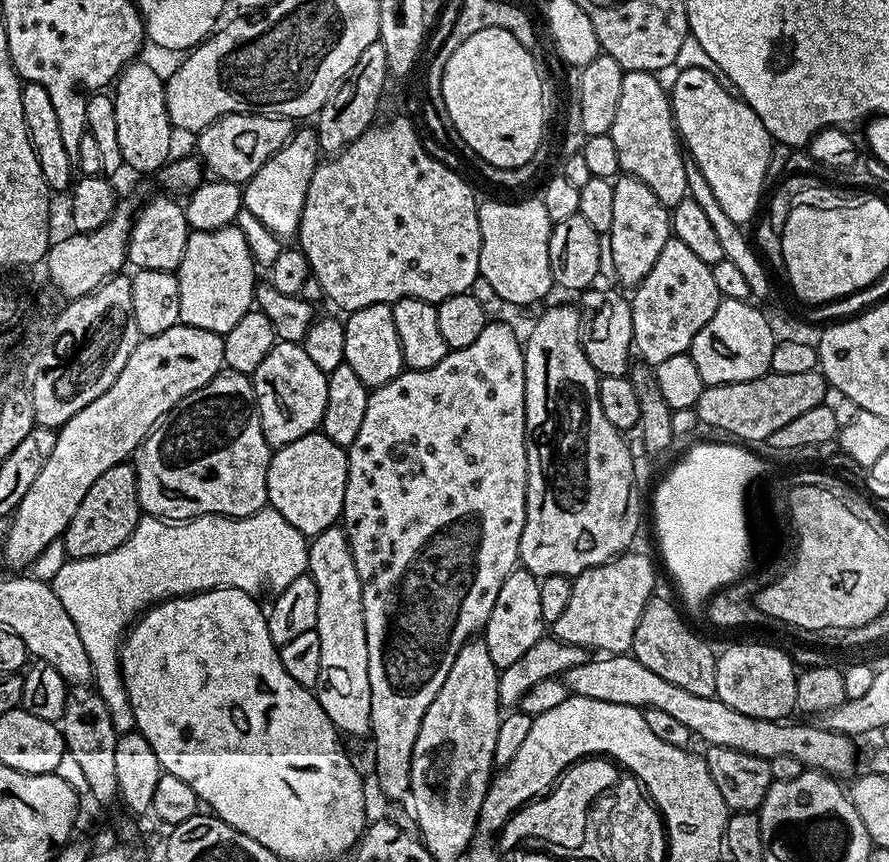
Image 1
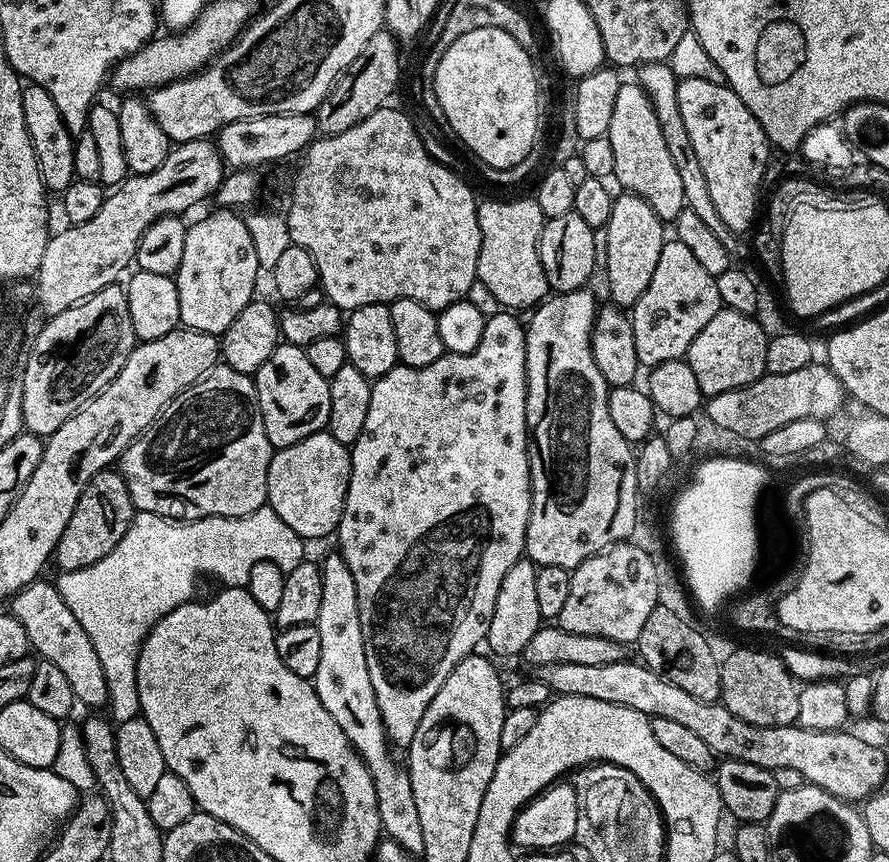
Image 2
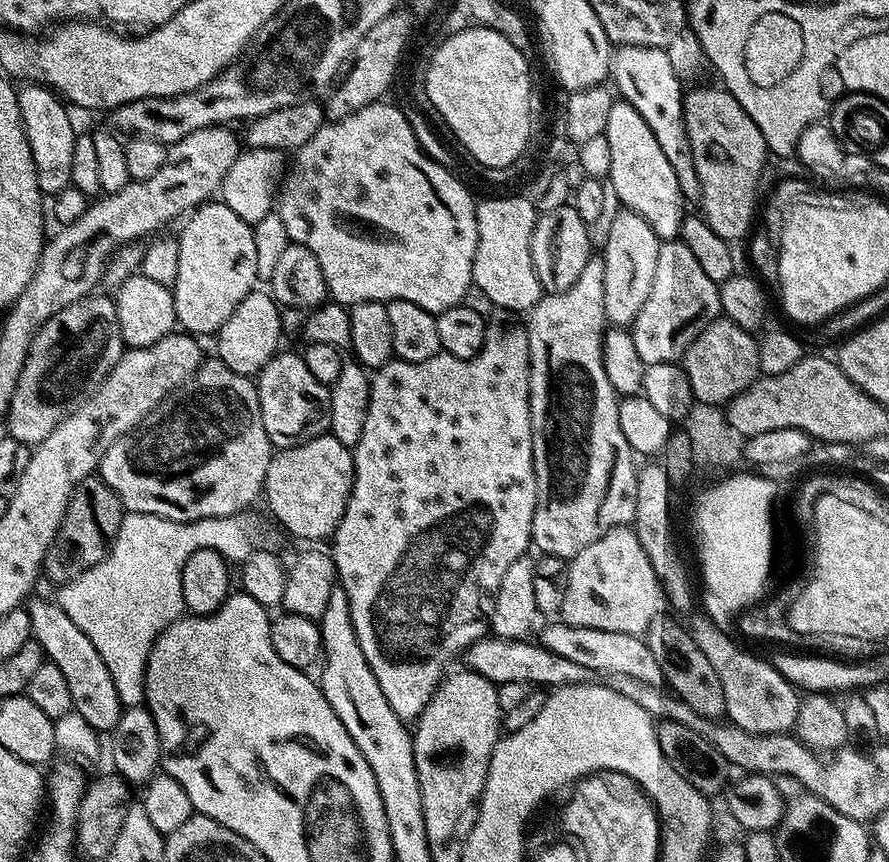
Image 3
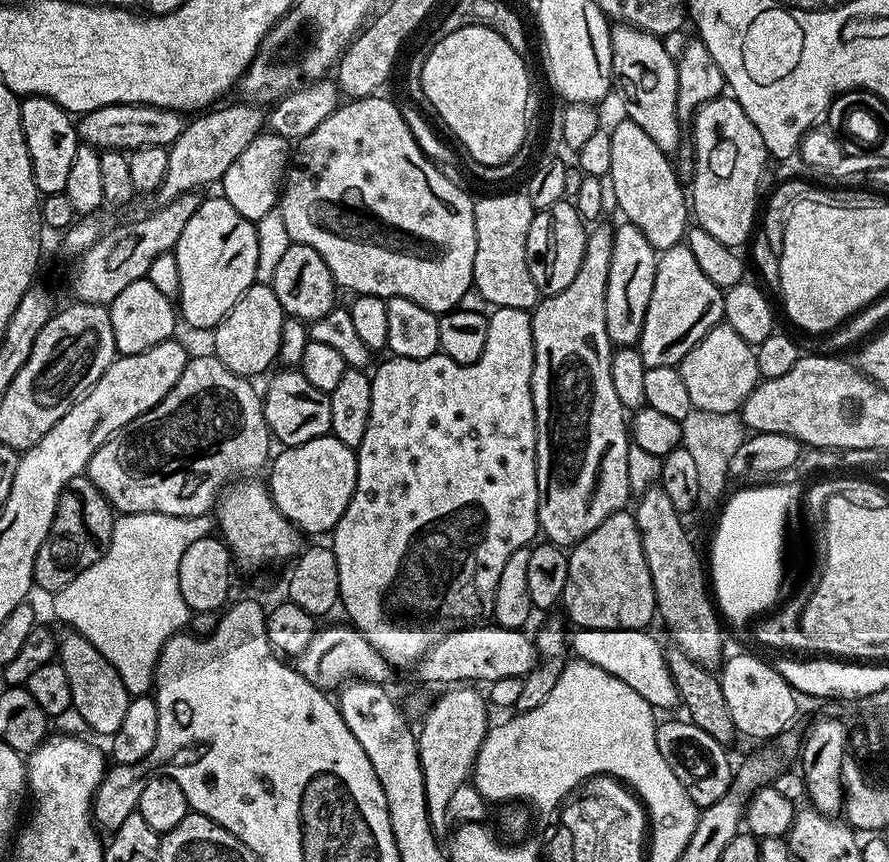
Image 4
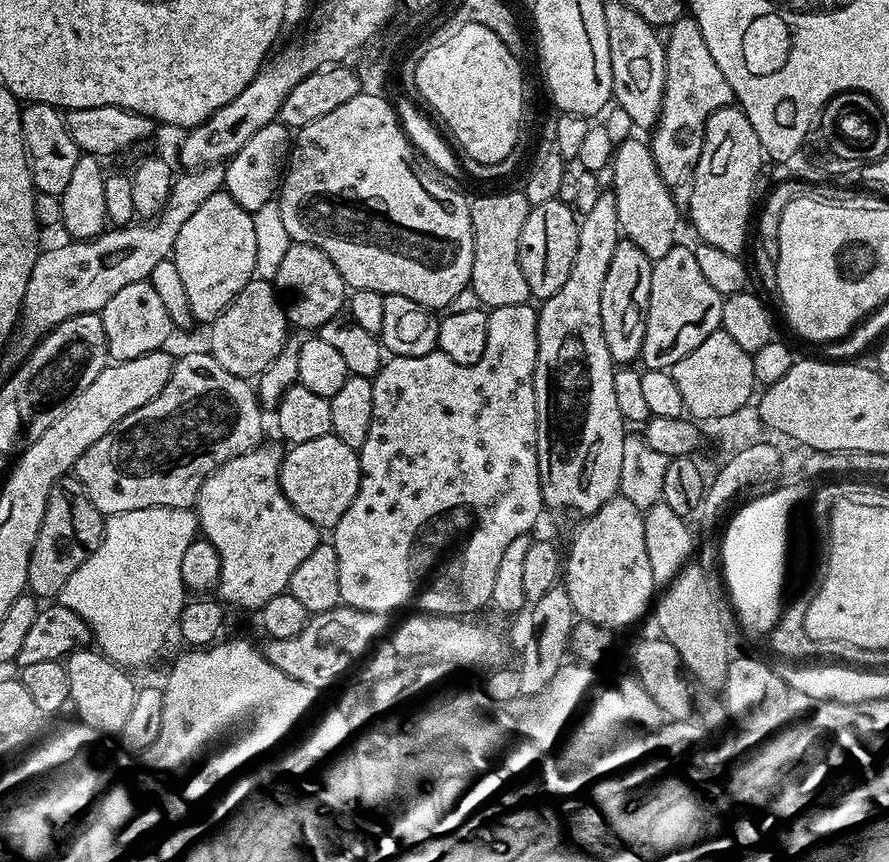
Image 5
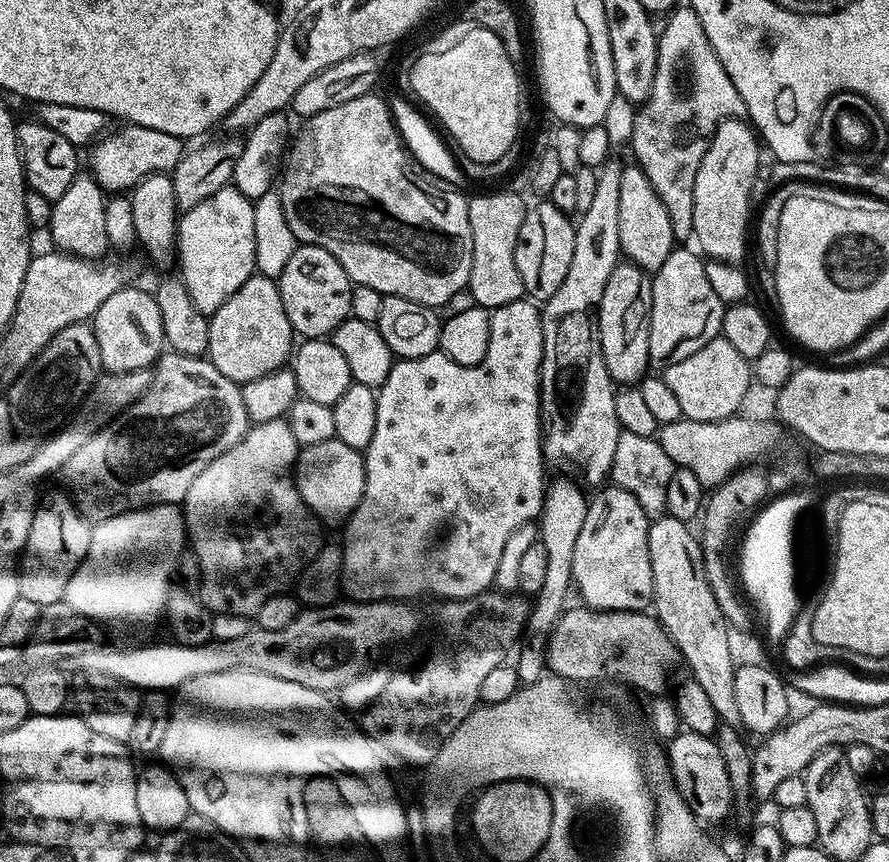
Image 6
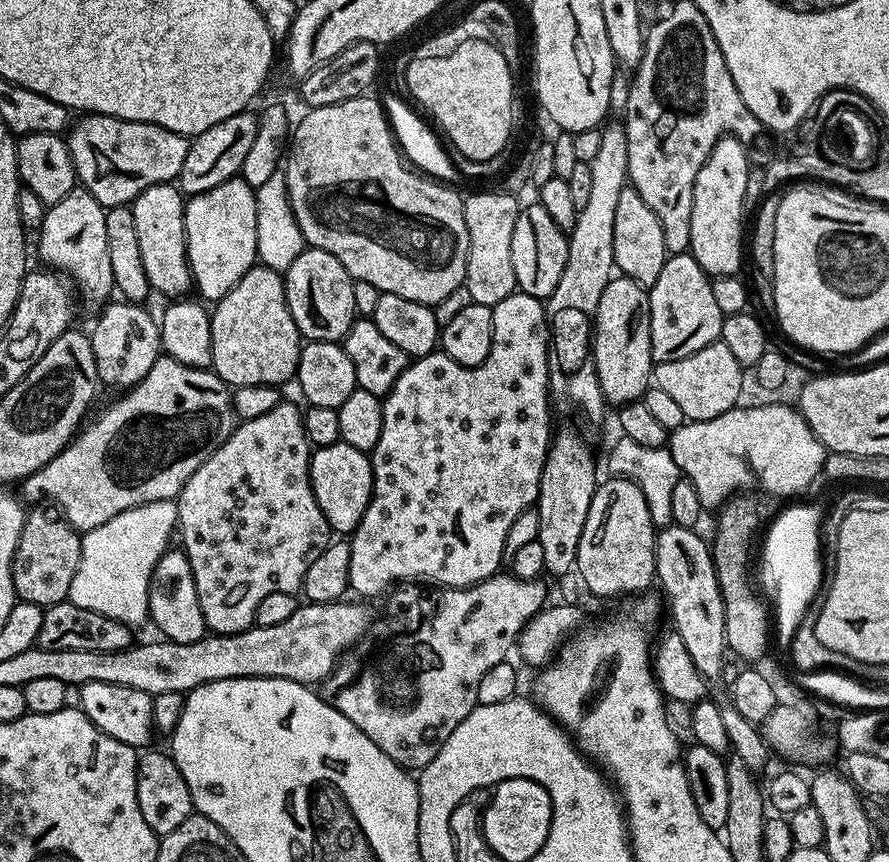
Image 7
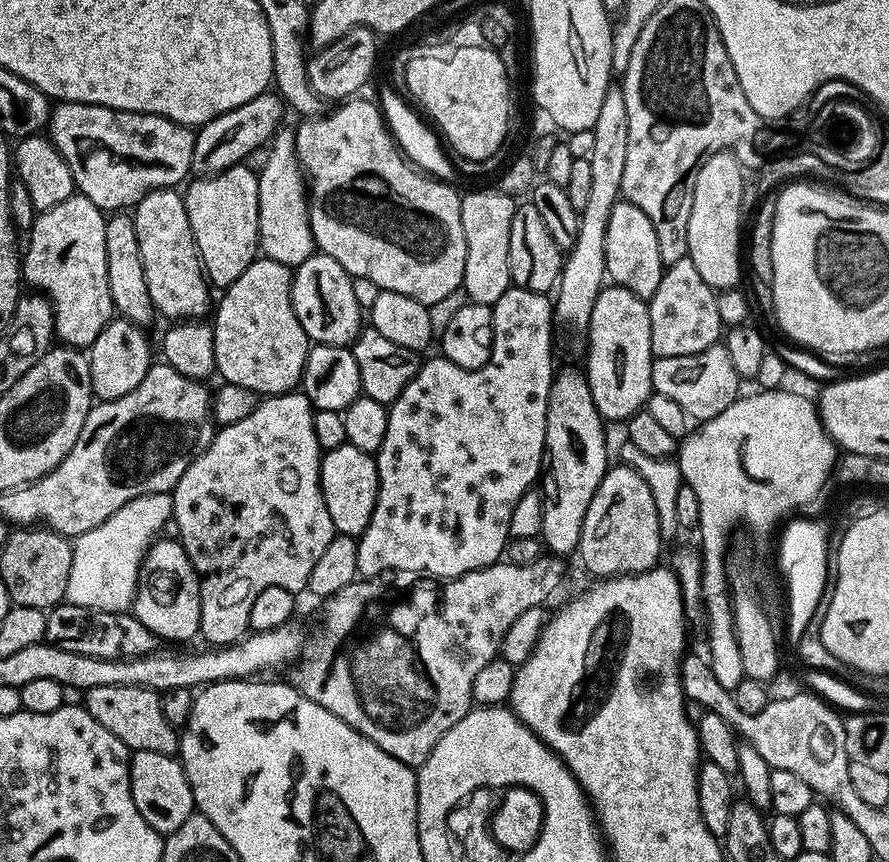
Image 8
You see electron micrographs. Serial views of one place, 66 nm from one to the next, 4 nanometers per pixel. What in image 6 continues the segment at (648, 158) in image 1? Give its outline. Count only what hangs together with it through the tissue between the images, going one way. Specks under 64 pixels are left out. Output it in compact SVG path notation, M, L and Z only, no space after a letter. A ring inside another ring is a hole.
M638 166L625 167L622 174L622 199L618 201L618 242L623 259L636 264L646 274L654 274L670 258L678 233L672 229L666 206Z

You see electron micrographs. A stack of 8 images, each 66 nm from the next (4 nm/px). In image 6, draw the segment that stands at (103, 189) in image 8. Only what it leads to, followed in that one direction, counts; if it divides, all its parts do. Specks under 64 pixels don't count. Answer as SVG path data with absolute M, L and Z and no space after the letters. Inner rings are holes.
M125 123L117 132L107 135L91 145L92 168L90 175L98 181L101 188L112 194L124 194L141 184L145 176L154 172L171 173L186 148L181 137L162 134L162 130L150 130L137 124Z

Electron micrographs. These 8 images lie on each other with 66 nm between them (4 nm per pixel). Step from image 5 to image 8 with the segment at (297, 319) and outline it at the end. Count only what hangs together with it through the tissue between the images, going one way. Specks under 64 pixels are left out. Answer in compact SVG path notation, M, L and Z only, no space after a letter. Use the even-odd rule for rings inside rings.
M313 254L306 258L306 262L295 265L292 273L292 305L298 322L302 322L302 330L306 330L313 345L348 346L362 331L362 310L358 306L358 298L354 298L352 277L329 256Z

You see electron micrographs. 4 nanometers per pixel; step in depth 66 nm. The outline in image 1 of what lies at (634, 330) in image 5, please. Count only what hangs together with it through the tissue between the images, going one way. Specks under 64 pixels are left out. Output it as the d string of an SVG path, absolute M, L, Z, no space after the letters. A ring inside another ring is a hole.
M627 174L621 175L613 183L612 188L614 218L611 219L608 233L610 234L611 253L614 254L616 280L619 283L635 286L644 281L646 274L650 274L650 270L654 270L654 262L658 262L658 254L662 254L662 246L666 246L666 242L670 239L670 212L662 202L658 202L658 198L654 198L654 190L650 190L650 186L646 186L646 182L638 178Z

